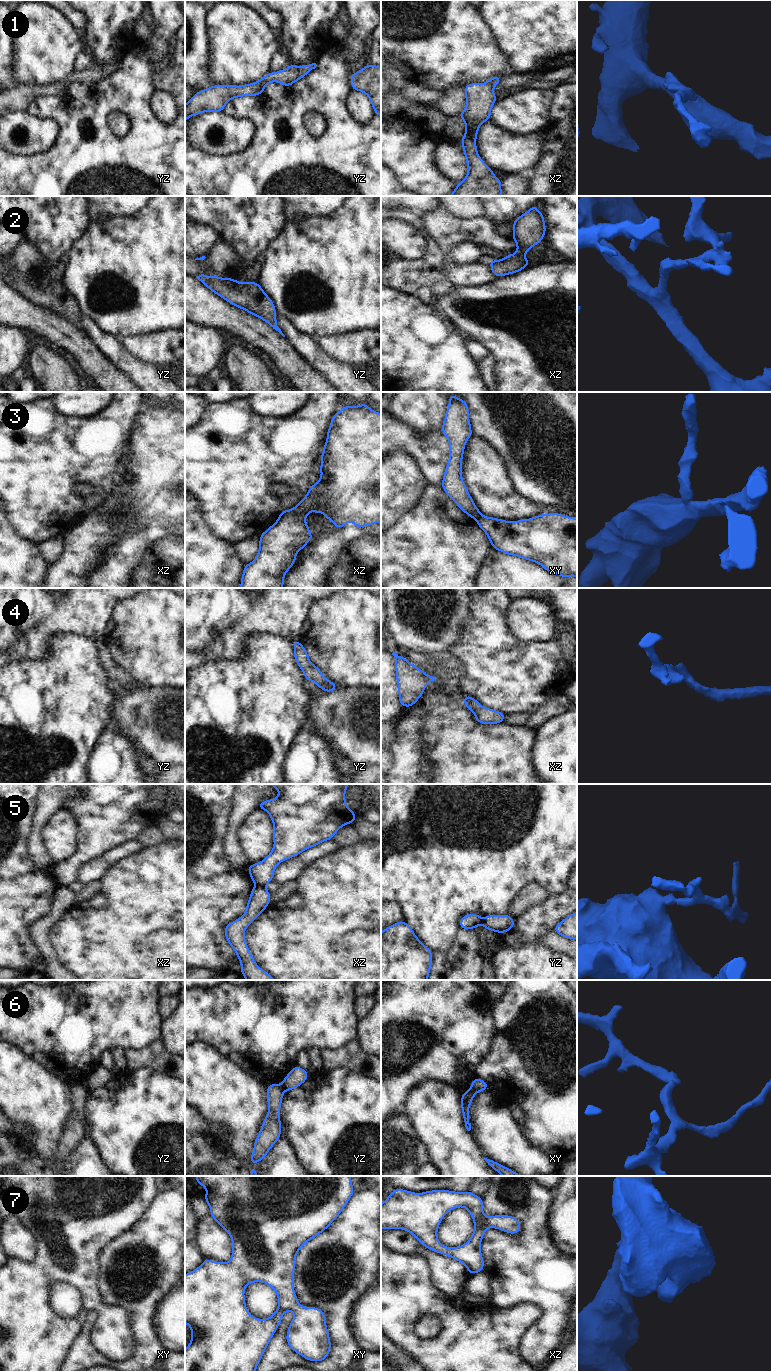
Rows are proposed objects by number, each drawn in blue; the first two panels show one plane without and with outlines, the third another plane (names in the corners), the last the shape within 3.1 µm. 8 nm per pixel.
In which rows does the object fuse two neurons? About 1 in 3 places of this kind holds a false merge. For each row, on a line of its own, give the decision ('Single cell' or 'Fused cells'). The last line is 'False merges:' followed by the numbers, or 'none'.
1: Single cell
2: Single cell
3: Fused cells
4: Single cell
5: Fused cells
6: Fused cells
7: Single cell
False merges: 3, 5, 6

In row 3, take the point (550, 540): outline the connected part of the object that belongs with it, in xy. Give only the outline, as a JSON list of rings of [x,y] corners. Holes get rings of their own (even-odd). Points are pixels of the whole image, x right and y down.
[[[559,513],[539,514],[519,521],[483,517],[477,524],[486,533],[493,549],[538,563],[547,572],[561,577],[577,577],[577,517]]]

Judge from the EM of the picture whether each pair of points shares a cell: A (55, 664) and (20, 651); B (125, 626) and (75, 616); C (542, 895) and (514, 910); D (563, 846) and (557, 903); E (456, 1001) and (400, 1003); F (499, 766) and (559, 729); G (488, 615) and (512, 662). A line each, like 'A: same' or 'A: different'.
A: different
B: different
C: same
D: different
E: same
F: different
G: same

